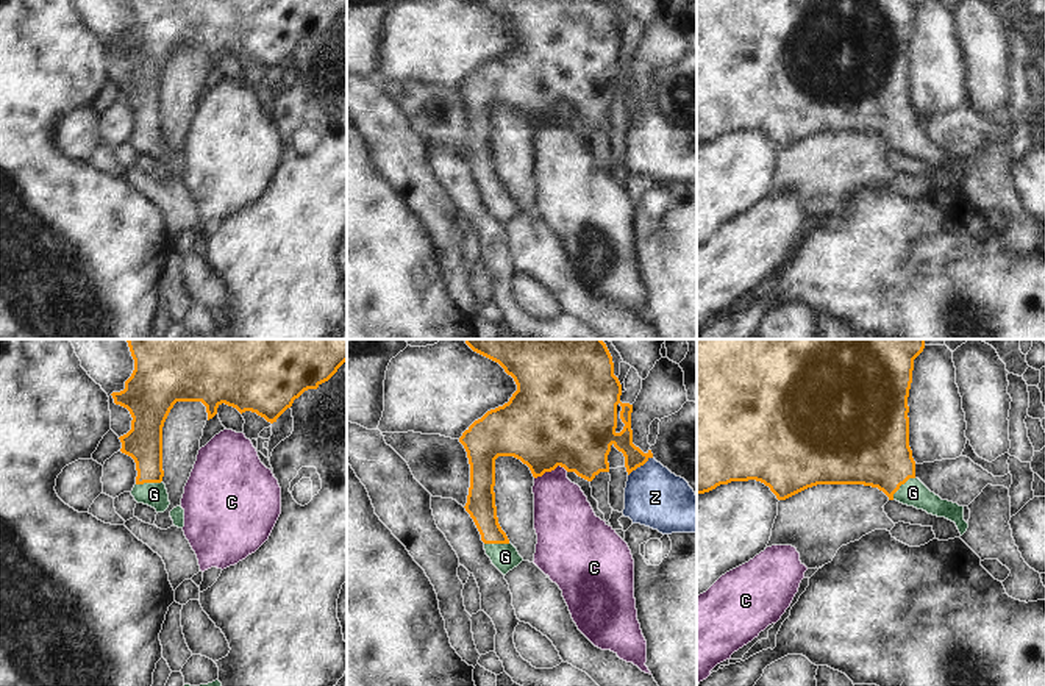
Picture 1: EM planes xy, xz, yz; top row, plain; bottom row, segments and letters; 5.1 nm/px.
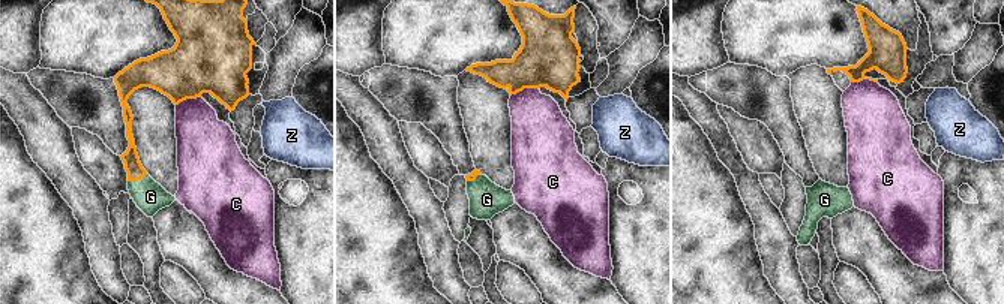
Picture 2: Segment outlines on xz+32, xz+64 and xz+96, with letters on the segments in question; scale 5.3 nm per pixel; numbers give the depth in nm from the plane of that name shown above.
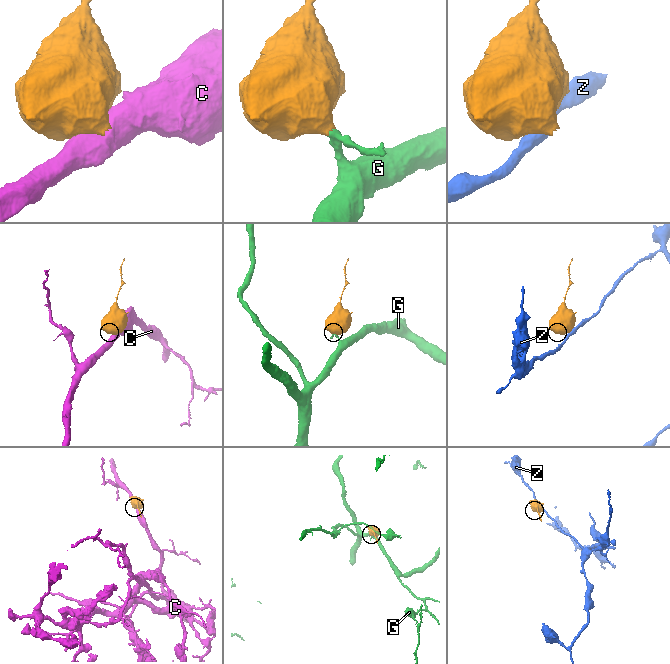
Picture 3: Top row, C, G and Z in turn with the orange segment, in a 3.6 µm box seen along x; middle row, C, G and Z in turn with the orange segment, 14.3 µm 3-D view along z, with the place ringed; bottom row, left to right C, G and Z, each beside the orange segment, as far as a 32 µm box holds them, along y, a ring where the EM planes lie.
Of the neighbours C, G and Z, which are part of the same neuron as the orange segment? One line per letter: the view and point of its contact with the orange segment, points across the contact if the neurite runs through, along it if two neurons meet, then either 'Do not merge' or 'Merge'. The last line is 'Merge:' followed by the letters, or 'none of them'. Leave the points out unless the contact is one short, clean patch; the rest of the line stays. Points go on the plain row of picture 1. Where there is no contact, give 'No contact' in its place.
C: Touches orange at xz (550, 121). Boundary: xz (567, 121), (556, 116), (534, 128). Do not merge
G: Touches orange at yz (900, 135). Path across: yz (870, 97), (892, 119), (900, 135), (913, 142). Merge
Z: Touches orange at xz (639, 116). Do not merge
Merge: G

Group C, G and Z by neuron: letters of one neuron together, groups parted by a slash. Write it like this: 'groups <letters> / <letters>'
groups C / G / Z

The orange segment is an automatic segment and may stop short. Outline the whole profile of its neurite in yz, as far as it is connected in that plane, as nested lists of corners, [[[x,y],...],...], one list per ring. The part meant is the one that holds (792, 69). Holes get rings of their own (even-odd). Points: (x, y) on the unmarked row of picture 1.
[[[697,0],[697,144],[704,144],[731,131],[756,130],[770,138],[778,150],[786,150],[817,134],[864,134],[878,138],[889,150],[923,159],[956,173],[961,186],[968,173],[964,156],[942,150],[915,127],[915,111],[909,97],[908,47],[914,9],[923,0]]]

